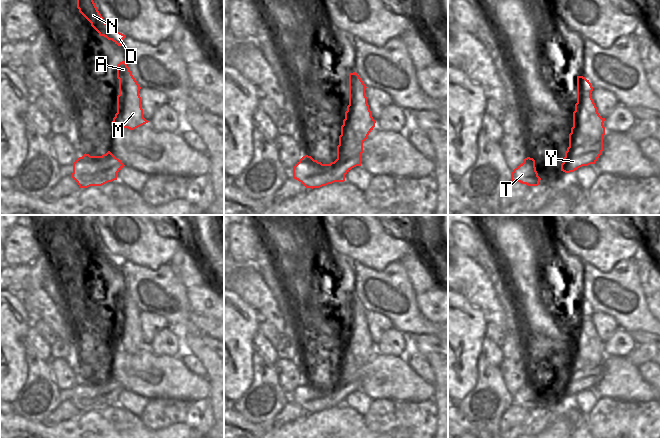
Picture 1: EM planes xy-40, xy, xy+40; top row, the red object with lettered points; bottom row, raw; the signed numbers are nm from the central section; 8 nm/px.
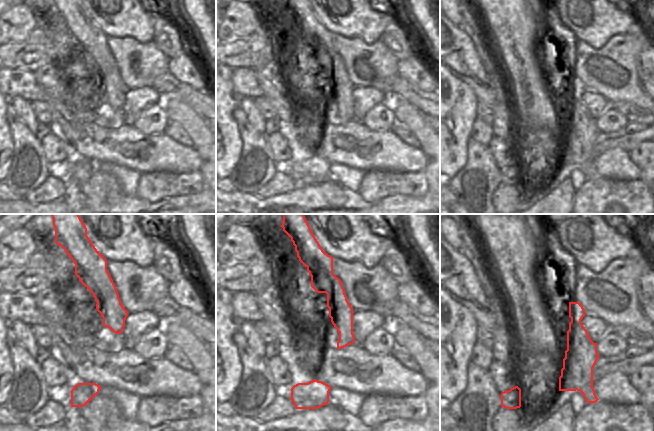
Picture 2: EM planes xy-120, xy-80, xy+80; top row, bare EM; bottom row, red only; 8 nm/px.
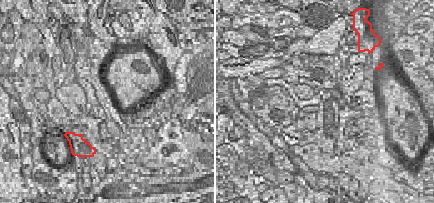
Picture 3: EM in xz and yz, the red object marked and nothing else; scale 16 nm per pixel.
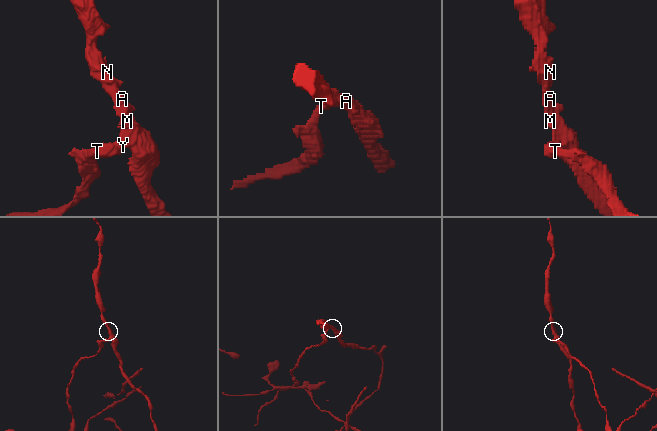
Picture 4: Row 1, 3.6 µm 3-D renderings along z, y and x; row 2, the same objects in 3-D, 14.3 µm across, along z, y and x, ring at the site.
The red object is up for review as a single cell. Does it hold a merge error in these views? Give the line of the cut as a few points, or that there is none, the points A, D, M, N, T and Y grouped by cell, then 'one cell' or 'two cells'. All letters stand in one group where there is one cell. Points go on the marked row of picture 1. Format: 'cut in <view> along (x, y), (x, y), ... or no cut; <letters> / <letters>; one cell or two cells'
cut in xy+40 along (602, 141), (569, 146); A D M N / T Y; two cells

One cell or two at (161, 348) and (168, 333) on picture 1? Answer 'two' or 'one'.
one

